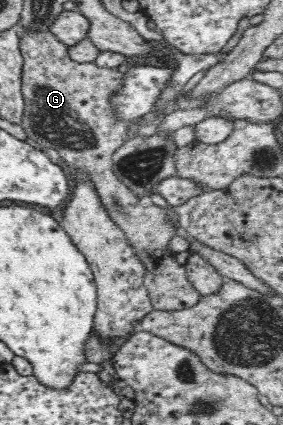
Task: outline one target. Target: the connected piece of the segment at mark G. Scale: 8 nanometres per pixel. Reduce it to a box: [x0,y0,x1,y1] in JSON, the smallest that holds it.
[17,23,200,311]

